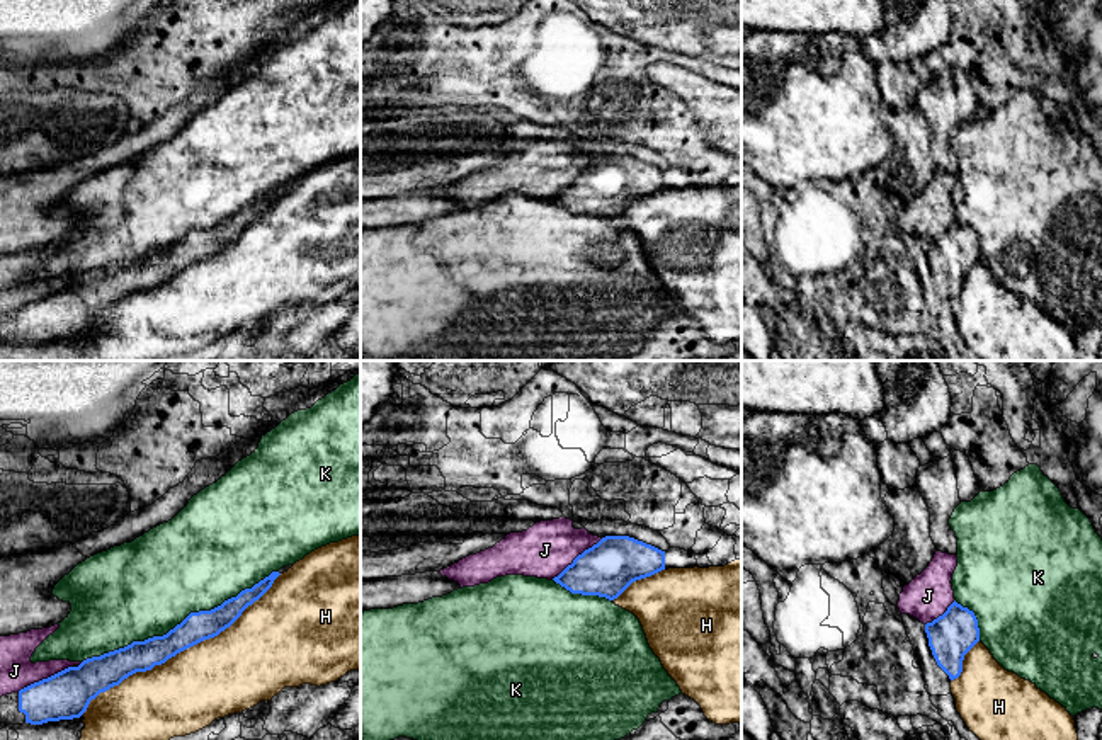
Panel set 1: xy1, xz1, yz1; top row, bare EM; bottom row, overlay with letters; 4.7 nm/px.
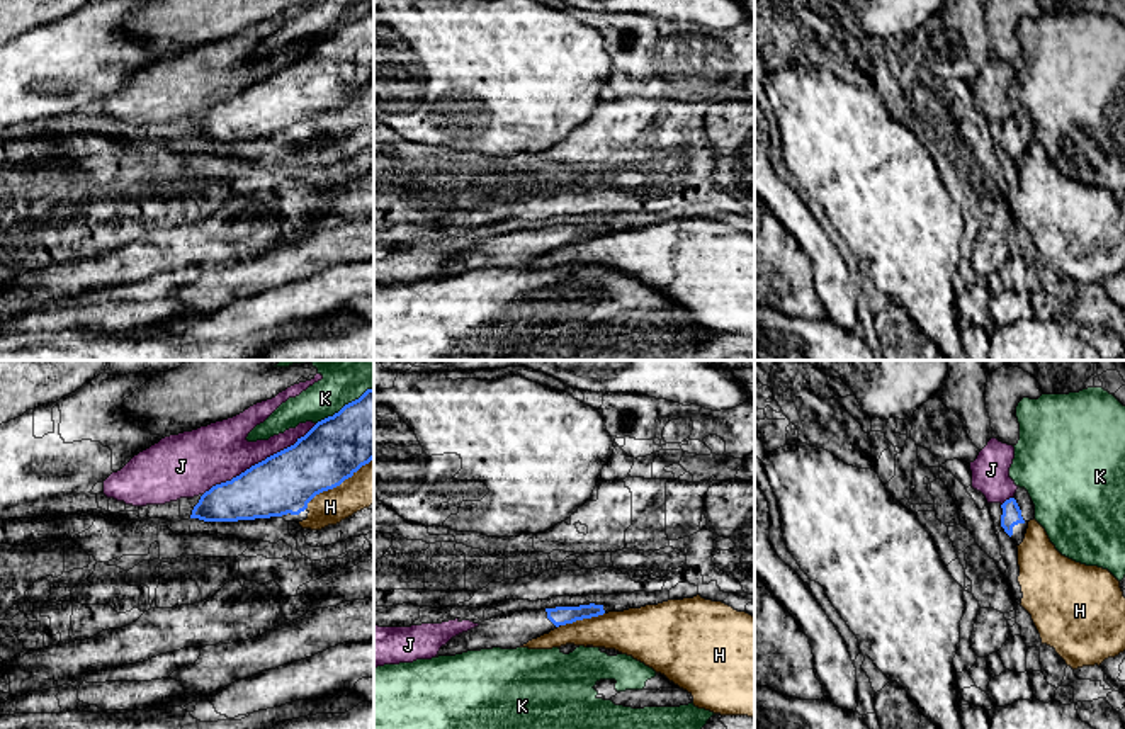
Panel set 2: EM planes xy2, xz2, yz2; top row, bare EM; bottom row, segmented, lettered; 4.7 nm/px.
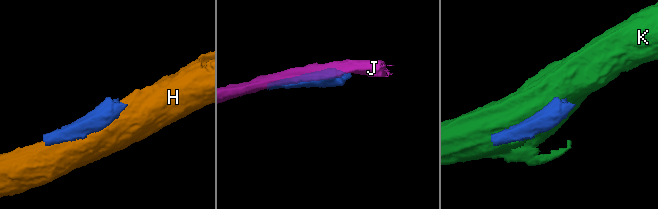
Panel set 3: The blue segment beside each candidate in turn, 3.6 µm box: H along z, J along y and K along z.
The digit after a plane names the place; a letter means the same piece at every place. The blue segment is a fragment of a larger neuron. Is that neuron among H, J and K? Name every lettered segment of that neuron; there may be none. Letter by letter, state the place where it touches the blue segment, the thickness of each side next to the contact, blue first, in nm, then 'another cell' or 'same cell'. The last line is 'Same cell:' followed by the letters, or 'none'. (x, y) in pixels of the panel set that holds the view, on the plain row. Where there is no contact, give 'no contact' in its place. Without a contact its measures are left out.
H: xy1 (179, 271) | 140/380 nm | another cell
J: xy2 (259, 82) | 280/280 nm | another cell
K: xy1 (181, 242) | 140/460 nm | another cell
Same cell: none

